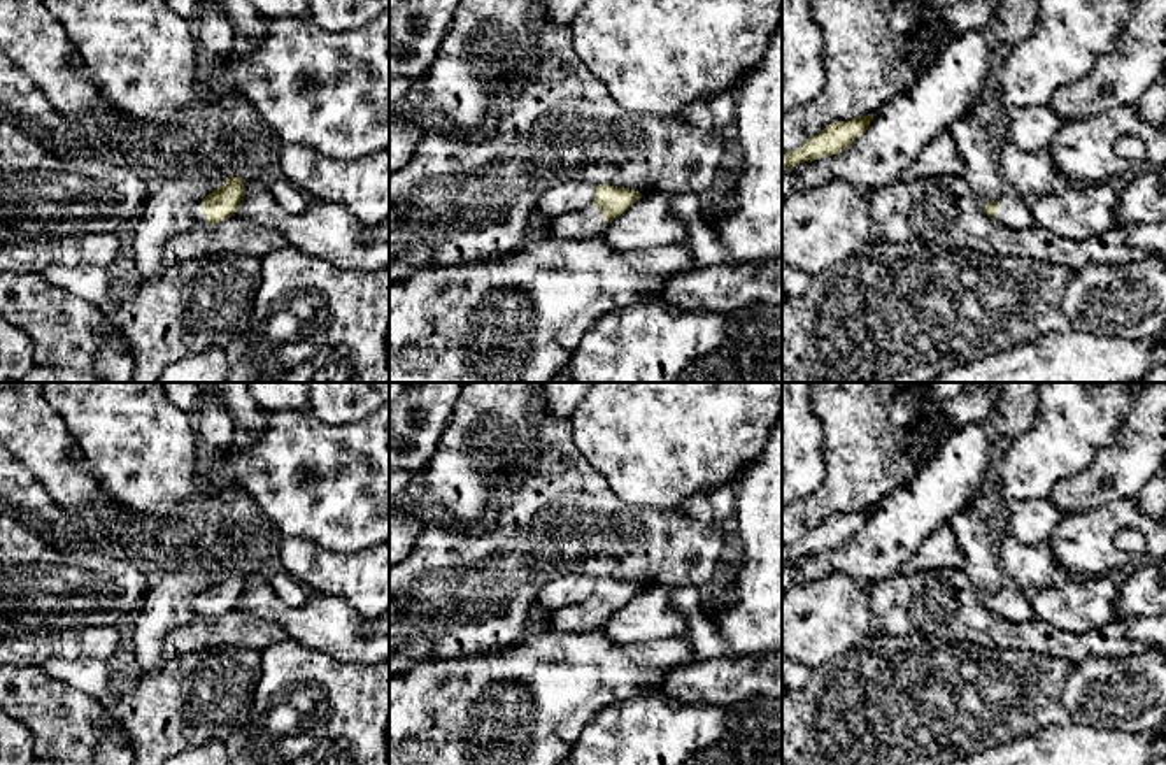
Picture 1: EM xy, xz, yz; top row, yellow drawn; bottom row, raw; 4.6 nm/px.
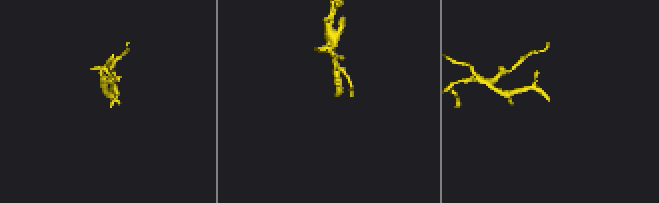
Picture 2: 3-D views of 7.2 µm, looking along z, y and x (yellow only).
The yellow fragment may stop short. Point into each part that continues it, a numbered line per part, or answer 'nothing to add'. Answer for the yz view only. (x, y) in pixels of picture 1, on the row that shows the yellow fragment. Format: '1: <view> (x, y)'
1: yz (1016, 213)

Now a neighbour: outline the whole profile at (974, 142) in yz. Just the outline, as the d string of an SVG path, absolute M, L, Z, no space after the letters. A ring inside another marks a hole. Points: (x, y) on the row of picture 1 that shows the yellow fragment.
M977 112L952 119L947 130L964 161L963 177L970 184L978 207L984 209L999 200L1008 188L992 151L992 139Z

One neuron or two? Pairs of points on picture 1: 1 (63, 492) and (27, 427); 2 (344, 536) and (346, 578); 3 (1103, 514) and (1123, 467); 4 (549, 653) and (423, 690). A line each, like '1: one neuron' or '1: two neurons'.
1: one neuron
2: two neurons
3: two neurons
4: one neuron

